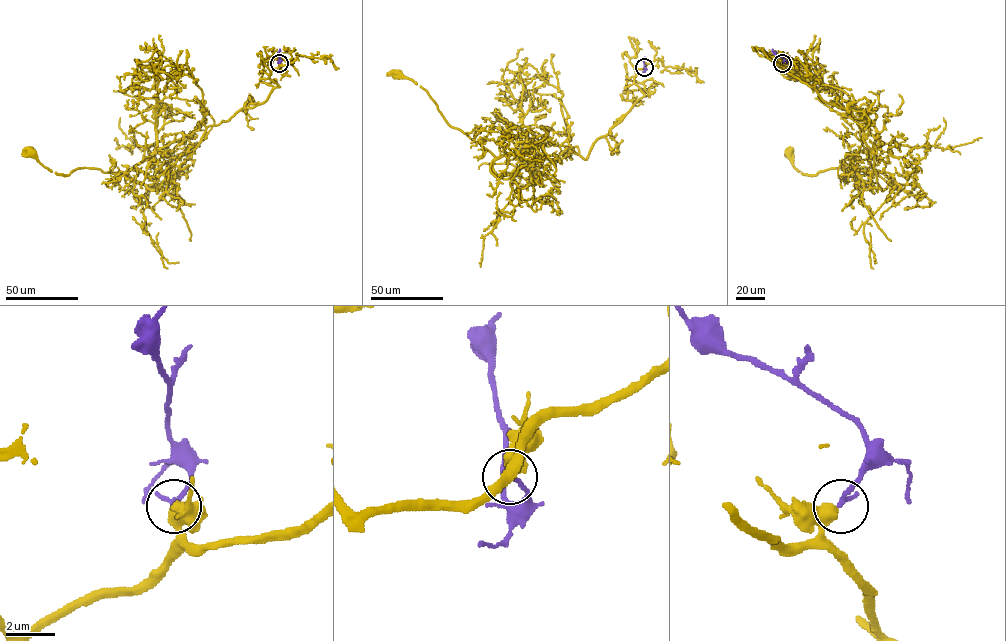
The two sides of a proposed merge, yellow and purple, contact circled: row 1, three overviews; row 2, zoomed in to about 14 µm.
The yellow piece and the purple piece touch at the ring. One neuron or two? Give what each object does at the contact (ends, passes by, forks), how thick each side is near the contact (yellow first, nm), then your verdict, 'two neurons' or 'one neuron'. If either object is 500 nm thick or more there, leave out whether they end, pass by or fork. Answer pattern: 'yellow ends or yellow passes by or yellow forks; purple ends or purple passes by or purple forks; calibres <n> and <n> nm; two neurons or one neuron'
yellow passes by; purple ends; calibres 420 and 220 nm; one neuron

